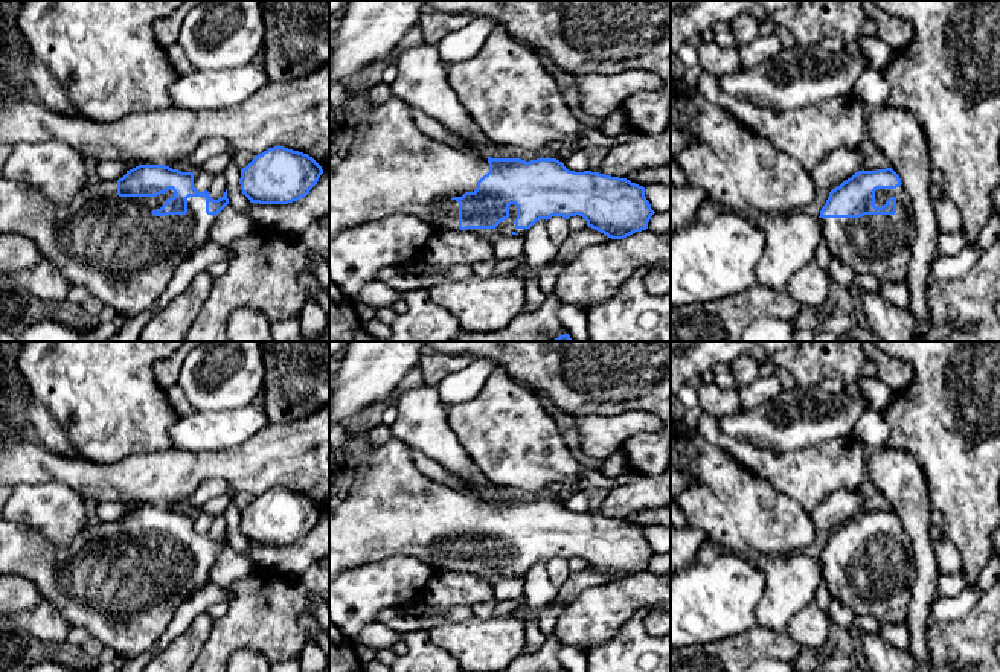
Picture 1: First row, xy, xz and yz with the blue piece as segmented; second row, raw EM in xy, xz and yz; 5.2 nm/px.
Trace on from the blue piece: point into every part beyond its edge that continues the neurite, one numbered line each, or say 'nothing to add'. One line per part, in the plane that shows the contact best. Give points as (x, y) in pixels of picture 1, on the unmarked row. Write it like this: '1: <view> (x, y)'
1: xy (112, 587)

